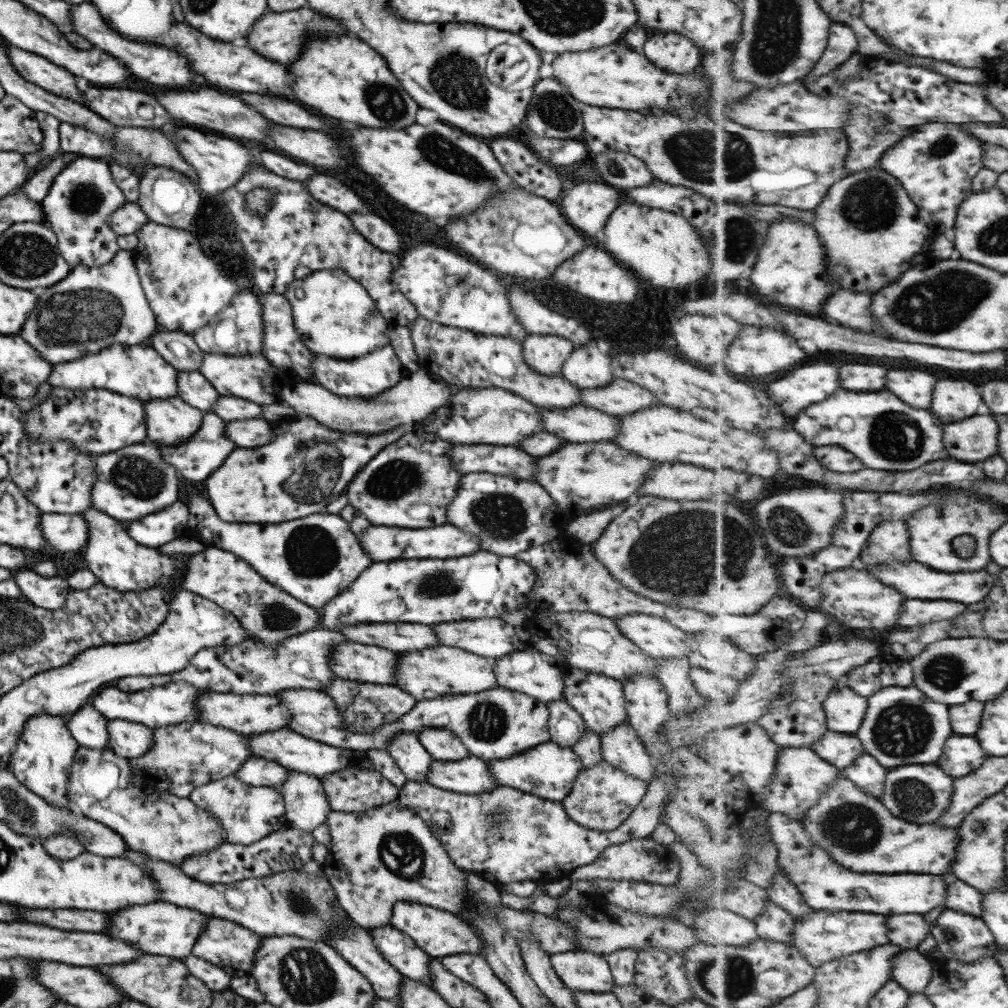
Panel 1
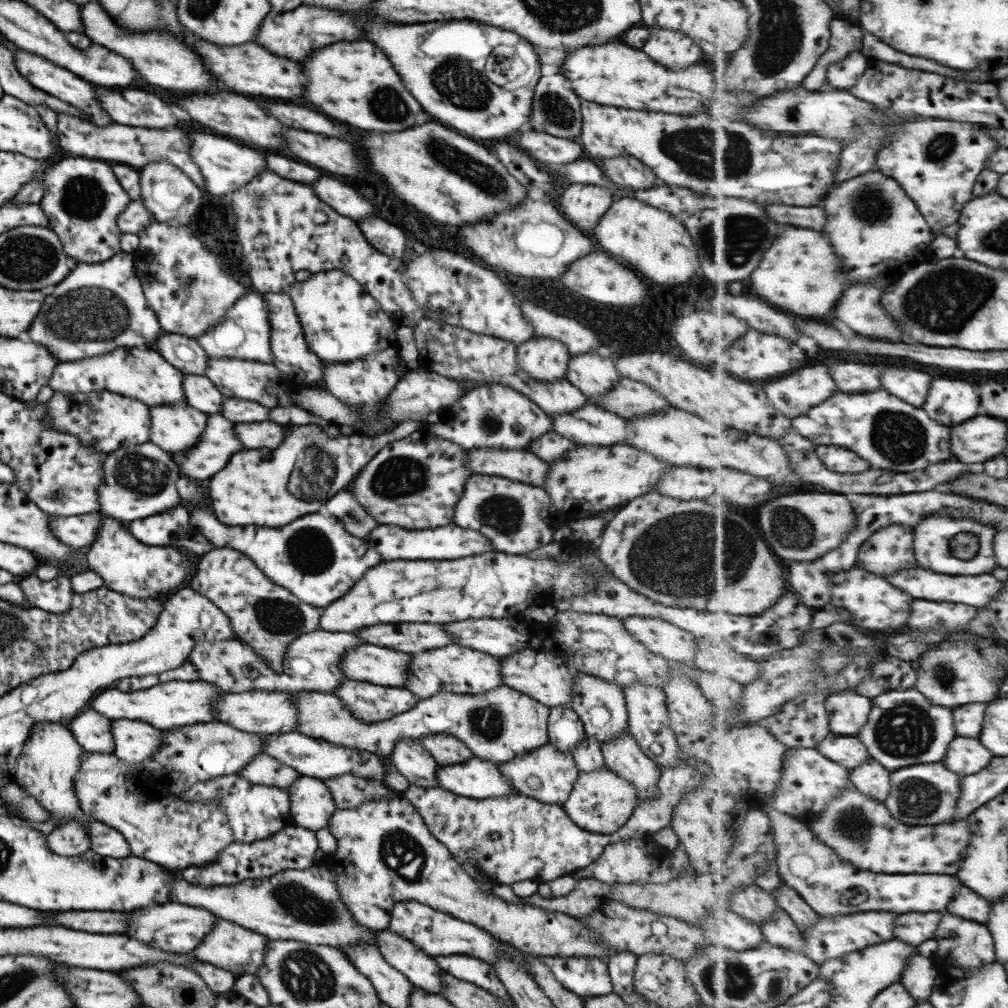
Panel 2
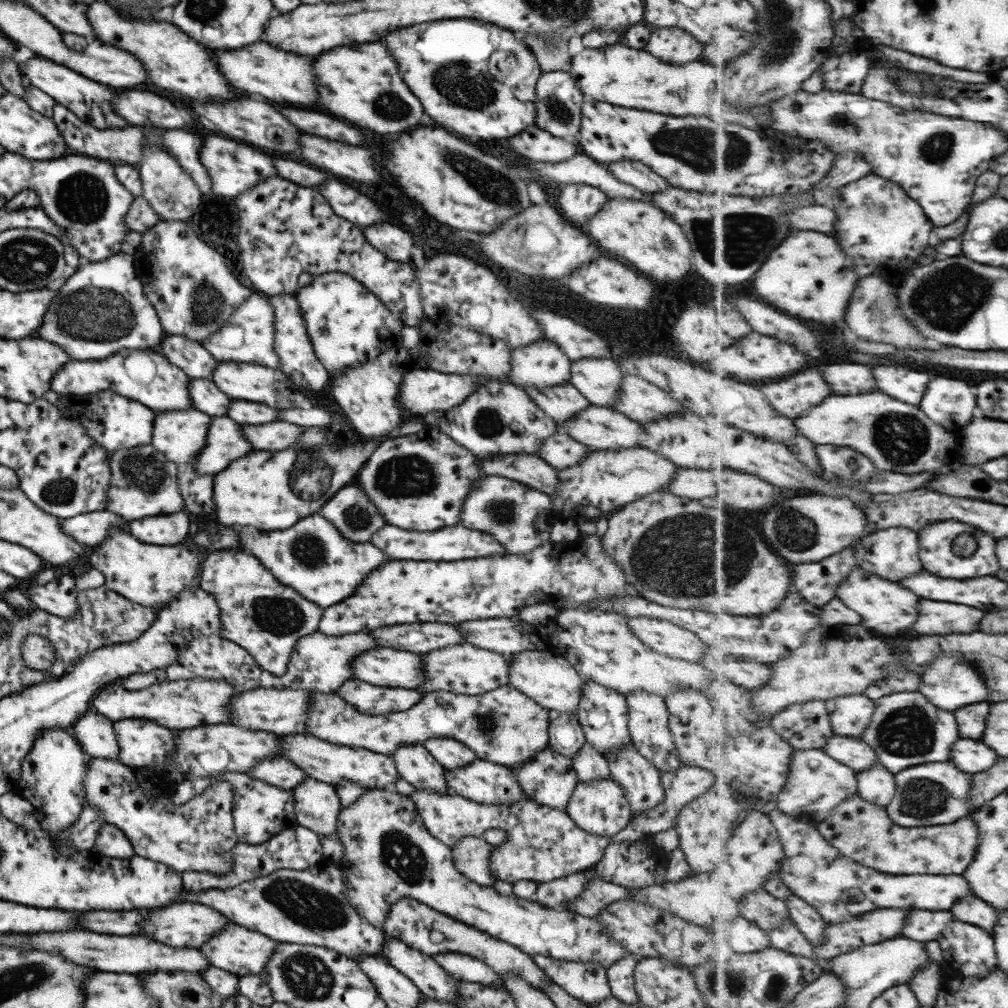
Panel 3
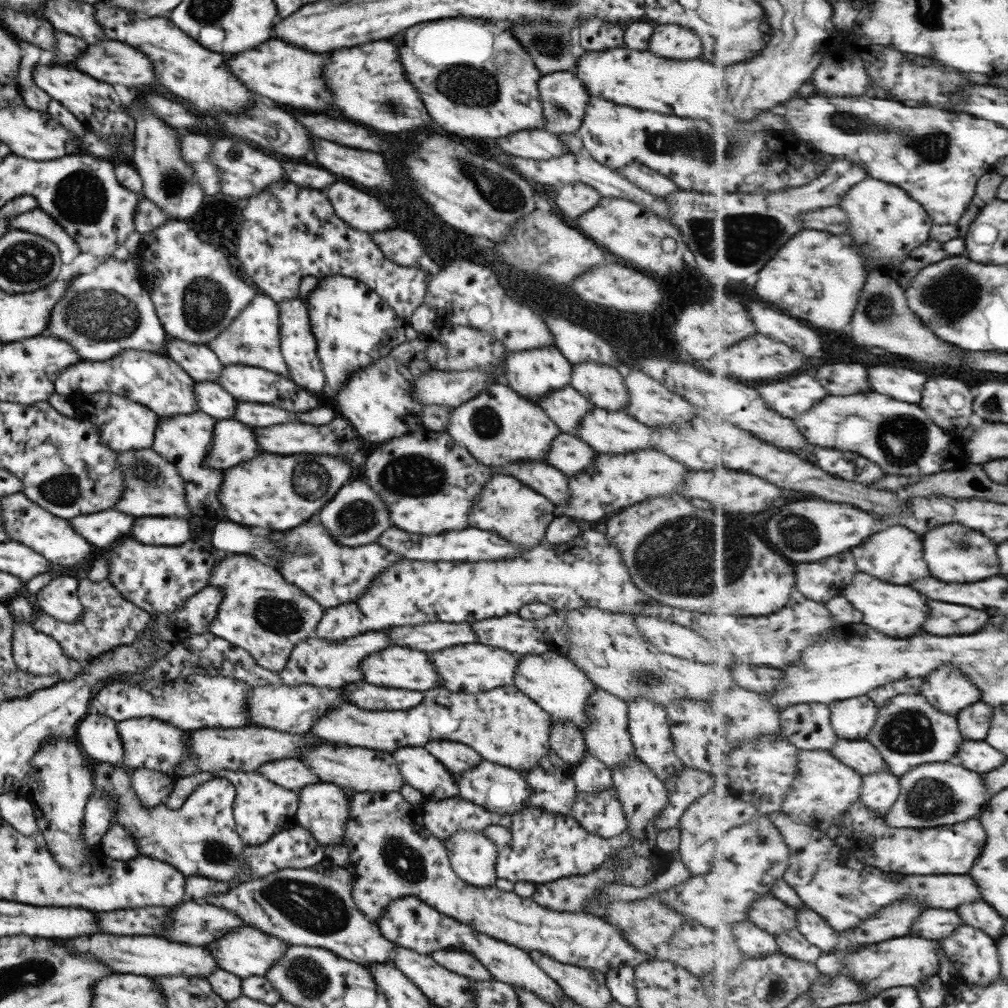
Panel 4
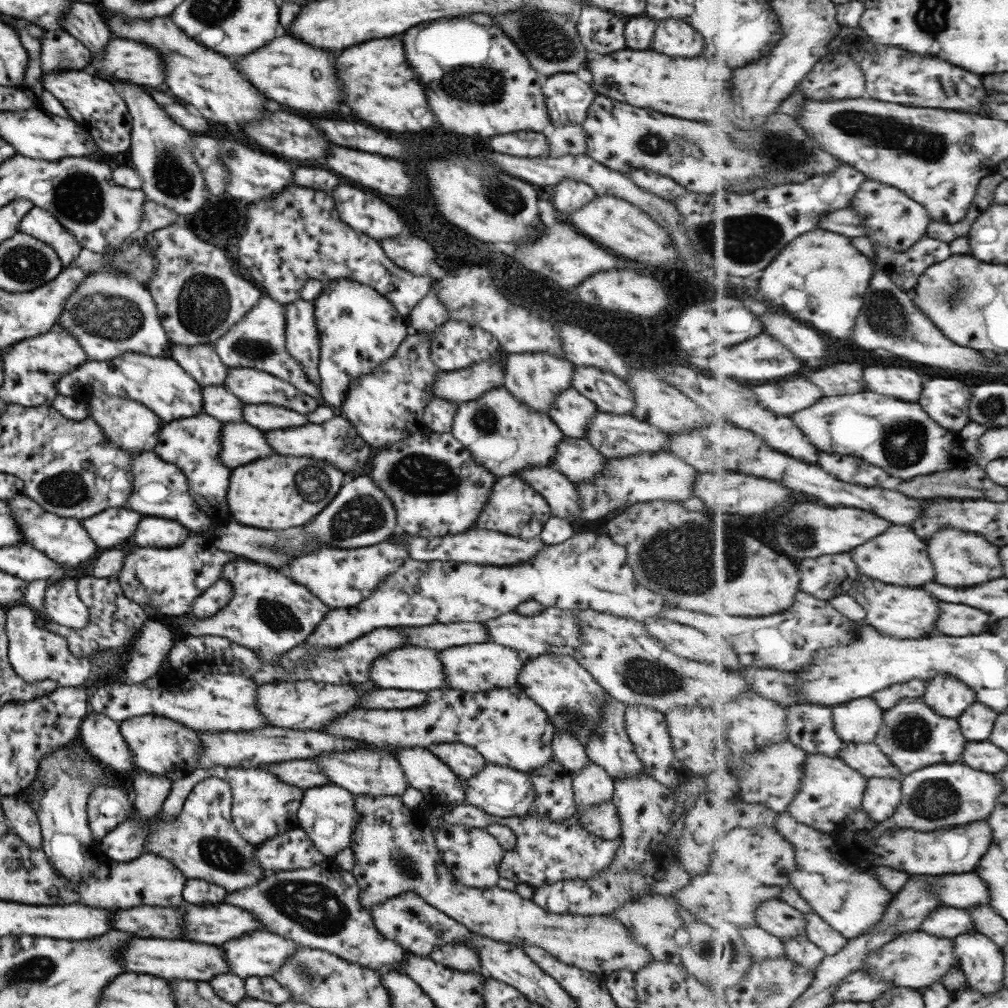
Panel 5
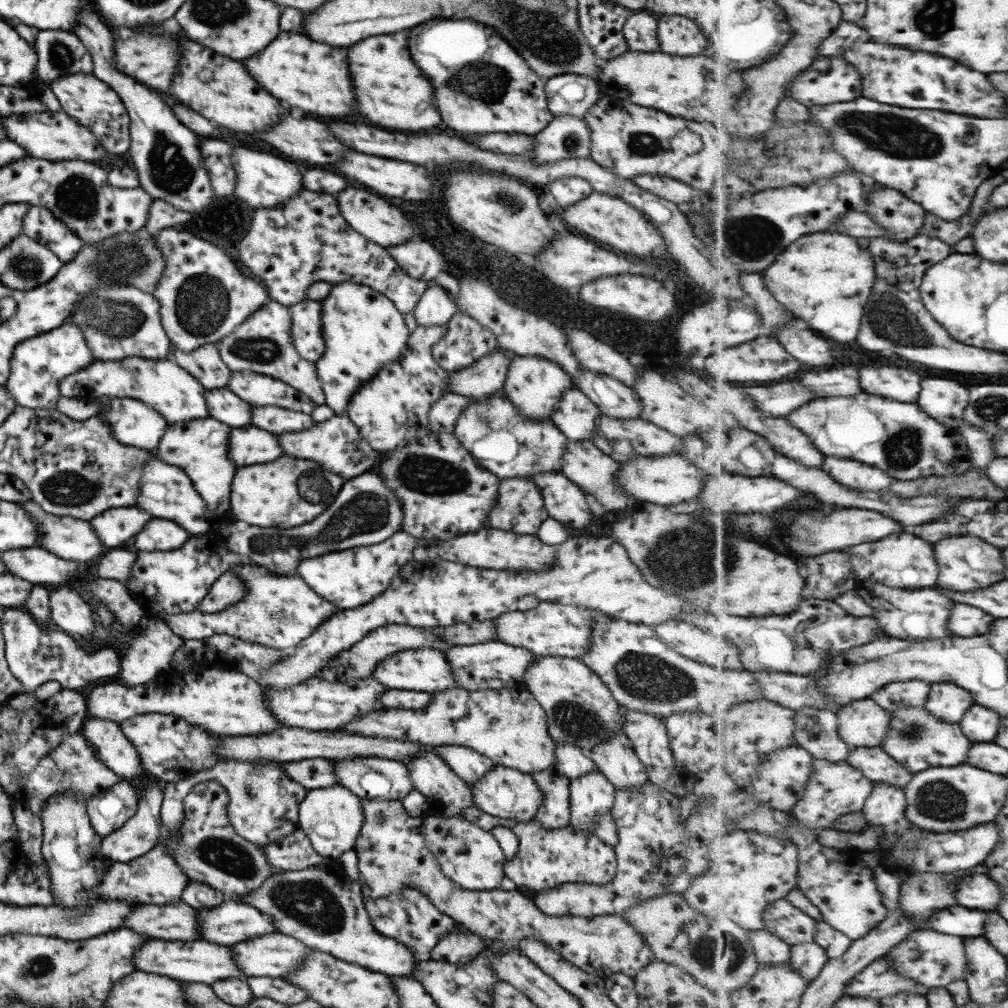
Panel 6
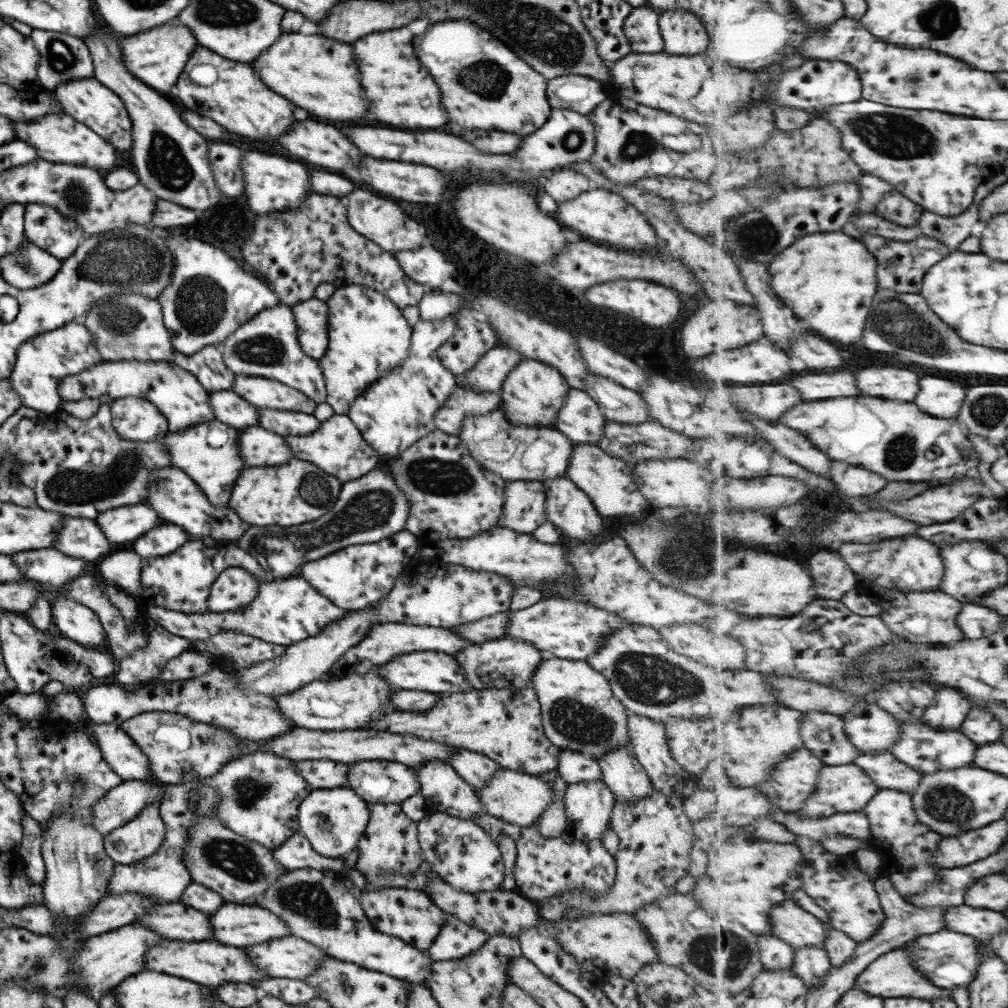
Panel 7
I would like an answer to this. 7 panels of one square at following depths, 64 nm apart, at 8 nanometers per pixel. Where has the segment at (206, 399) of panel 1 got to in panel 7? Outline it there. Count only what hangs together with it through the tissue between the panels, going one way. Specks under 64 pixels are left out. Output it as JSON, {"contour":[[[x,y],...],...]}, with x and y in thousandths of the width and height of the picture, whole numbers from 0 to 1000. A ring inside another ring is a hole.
{"contour":[[[228,387],[206,390],[213,417],[234,426],[255,422],[255,405]]]}

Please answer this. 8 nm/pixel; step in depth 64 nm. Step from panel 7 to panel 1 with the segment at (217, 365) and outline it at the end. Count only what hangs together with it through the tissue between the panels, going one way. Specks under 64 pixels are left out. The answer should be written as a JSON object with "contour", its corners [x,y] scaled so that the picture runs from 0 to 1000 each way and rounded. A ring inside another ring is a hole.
{"contour":[[[158,326],[149,333],[146,342],[176,369],[195,368],[199,361],[201,349],[192,340],[189,331]]]}

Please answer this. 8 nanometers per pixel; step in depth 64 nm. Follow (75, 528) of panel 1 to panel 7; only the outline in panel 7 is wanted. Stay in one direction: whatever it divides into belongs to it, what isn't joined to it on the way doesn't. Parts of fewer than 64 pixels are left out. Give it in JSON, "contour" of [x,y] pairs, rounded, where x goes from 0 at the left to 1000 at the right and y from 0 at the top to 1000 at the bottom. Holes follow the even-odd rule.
{"contour":[[[138,499],[100,508],[93,517],[107,538],[117,542],[128,536],[133,537],[144,526],[162,516],[156,514],[156,510],[150,508],[146,502]]]}

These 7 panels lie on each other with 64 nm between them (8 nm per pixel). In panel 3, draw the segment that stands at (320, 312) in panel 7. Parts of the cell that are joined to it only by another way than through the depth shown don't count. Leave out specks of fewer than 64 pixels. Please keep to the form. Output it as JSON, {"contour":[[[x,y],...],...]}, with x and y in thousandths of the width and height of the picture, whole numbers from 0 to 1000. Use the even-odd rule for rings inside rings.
{"contour":[[[290,293],[268,294],[266,298],[273,313],[272,348],[276,353],[276,365],[298,387],[307,389],[318,387],[325,381],[325,369],[312,352],[295,299]]]}

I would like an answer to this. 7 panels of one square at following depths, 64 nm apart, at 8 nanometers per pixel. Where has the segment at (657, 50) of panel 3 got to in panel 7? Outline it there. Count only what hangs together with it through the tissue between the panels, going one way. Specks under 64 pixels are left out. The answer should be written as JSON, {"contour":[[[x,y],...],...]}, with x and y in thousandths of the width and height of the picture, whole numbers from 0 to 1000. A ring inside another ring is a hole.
{"contour":[[[680,10],[653,12],[657,51],[665,55],[686,56],[699,52],[703,39],[693,19]]]}

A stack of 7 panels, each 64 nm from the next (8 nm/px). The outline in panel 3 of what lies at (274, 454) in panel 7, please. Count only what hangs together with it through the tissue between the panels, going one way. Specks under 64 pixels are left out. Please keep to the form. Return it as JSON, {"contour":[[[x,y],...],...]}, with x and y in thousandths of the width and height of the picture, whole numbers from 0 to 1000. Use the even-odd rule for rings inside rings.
{"contour":[[[224,411],[209,414],[203,440],[191,453],[190,463],[195,470],[215,470],[233,454],[249,448],[249,442],[239,433],[240,422]]]}

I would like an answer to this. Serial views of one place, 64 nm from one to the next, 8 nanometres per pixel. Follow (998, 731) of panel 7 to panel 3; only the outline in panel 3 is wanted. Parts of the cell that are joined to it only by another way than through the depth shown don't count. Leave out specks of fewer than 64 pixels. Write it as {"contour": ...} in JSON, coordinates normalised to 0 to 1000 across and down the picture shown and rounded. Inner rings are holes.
{"contour":[[[971,696],[946,706],[954,733],[975,734],[979,714],[983,708],[983,696]]]}

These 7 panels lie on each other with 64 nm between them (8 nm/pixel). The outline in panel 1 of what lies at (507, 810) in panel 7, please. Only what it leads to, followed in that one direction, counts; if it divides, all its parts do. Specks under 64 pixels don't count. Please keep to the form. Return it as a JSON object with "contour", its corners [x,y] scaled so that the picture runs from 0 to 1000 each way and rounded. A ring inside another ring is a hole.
{"contour":[[[472,751],[450,755],[430,753],[425,761],[424,777],[438,784],[475,789],[495,782],[483,765],[482,755]]]}

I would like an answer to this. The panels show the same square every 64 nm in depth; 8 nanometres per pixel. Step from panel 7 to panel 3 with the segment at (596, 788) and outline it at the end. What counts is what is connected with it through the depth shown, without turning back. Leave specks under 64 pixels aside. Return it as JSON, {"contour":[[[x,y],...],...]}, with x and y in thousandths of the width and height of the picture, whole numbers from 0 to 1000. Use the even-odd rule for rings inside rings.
{"contour":[[[578,738],[566,756],[572,777],[600,774],[605,771],[601,753],[590,745],[590,742],[586,742],[586,738]]]}

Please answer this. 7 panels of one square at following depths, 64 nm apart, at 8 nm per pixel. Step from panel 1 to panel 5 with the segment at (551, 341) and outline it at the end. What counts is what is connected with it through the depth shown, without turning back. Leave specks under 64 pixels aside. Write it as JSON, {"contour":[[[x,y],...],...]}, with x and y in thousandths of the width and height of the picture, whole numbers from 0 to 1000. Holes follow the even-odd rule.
{"contour":[[[542,349],[498,352],[500,378],[498,384],[524,406],[542,411],[555,389],[566,384],[568,362],[560,355]]]}

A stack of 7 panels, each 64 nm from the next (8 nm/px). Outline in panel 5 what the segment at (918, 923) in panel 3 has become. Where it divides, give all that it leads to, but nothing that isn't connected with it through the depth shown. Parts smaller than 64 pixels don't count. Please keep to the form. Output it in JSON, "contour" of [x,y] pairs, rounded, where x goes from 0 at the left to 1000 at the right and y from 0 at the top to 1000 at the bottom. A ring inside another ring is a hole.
{"contour":[[[930,900],[913,917],[912,923],[927,926],[928,929],[947,931],[961,924],[969,924],[966,909],[959,901]]]}

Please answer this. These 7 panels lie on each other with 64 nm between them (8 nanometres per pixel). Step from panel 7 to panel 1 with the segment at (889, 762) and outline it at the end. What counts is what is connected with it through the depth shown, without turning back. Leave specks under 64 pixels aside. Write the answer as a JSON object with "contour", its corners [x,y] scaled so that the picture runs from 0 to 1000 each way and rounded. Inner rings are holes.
{"contour":[[[820,725],[805,742],[816,753],[836,764],[846,759],[850,752],[854,752],[854,748],[859,747],[851,731],[826,725]]]}

